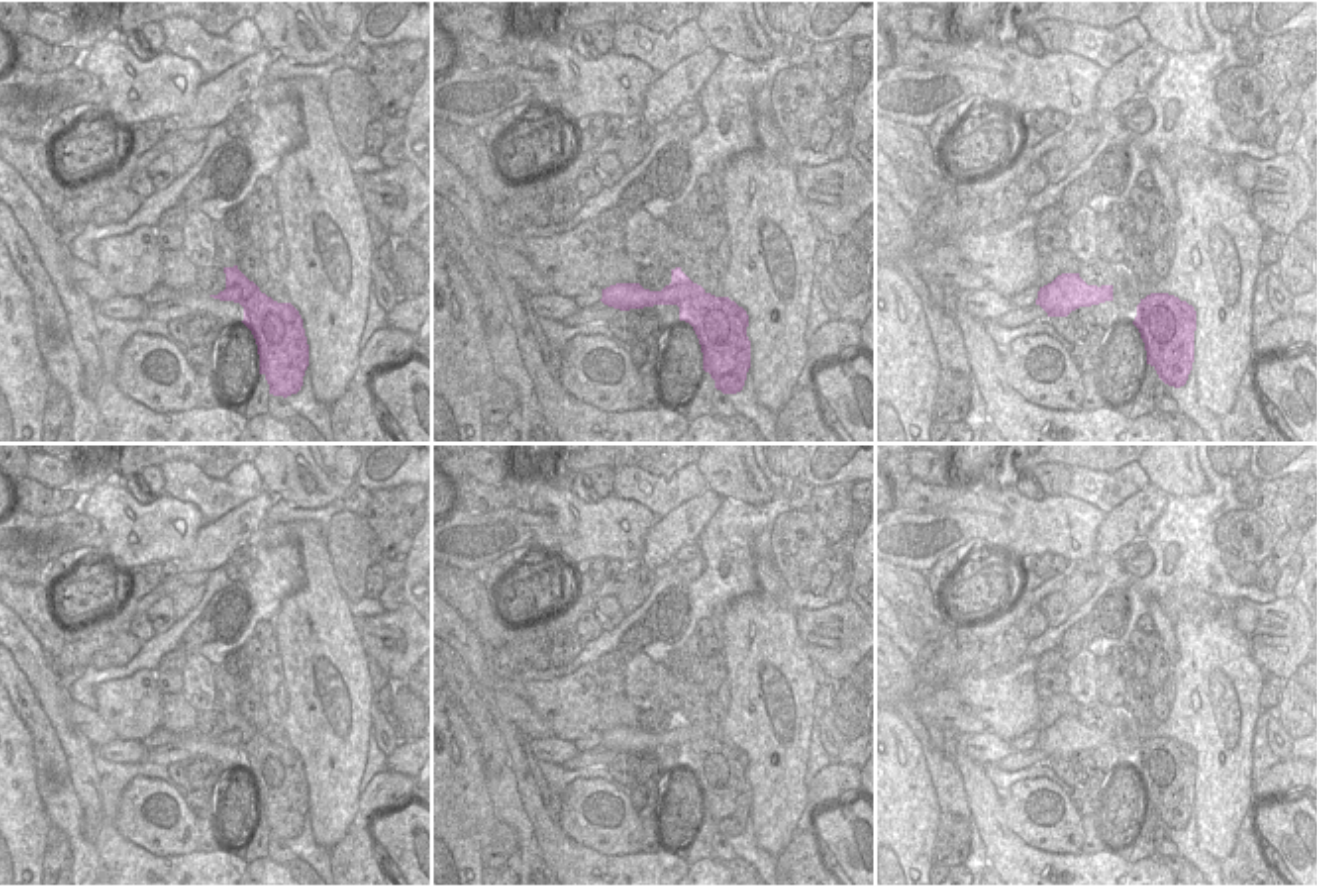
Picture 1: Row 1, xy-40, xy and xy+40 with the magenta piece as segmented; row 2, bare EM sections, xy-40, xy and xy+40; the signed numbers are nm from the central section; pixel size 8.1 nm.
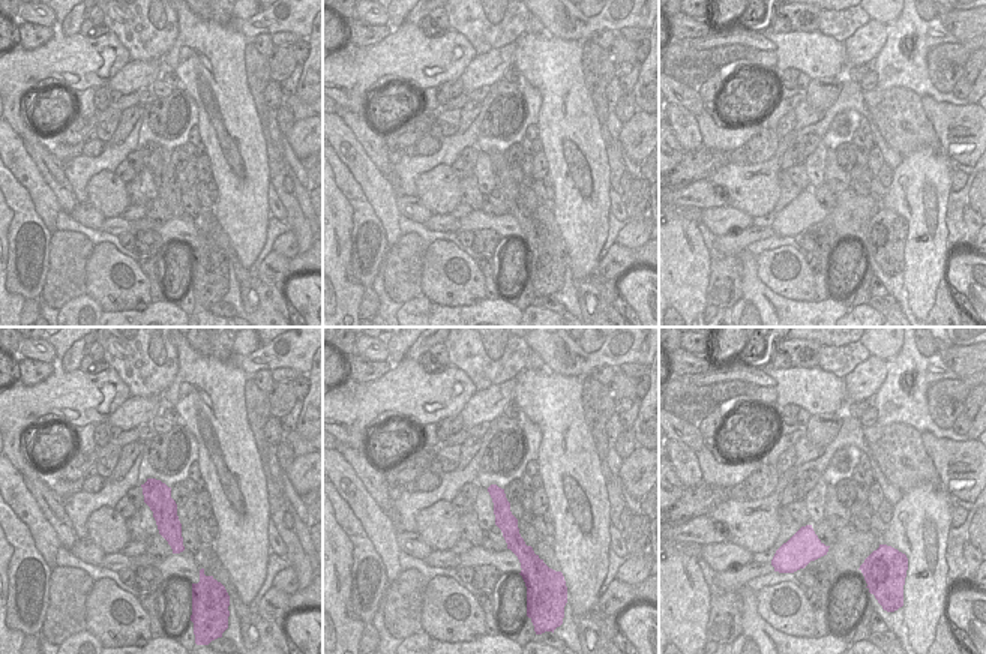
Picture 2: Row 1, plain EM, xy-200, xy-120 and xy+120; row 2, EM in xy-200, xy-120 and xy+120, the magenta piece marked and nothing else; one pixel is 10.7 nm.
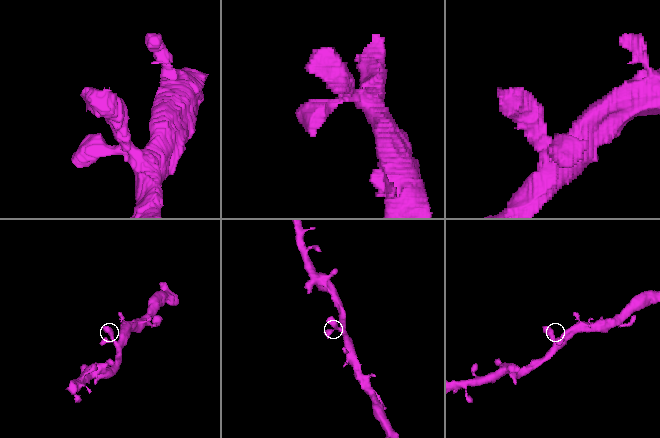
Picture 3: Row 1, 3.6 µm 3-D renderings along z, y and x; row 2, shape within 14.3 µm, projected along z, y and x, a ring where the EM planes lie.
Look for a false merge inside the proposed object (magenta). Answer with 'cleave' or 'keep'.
keep

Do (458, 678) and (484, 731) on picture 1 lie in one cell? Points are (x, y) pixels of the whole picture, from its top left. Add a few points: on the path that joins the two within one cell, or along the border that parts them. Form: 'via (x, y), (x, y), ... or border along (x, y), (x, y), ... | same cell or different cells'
via (464, 691), (480, 717) | same cell

